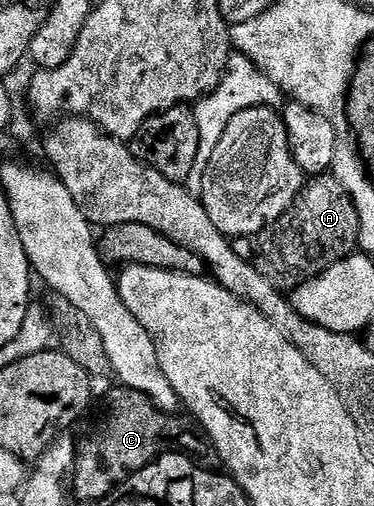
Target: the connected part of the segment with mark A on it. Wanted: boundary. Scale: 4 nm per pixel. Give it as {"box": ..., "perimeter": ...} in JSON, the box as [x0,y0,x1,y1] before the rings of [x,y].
{"box":[253,174,358,290],"perimeter":[[[324,174],[308,179],[285,214],[258,233],[253,263],[274,288],[294,290],[352,255],[358,242],[357,210],[341,182],[335,176]]]}

